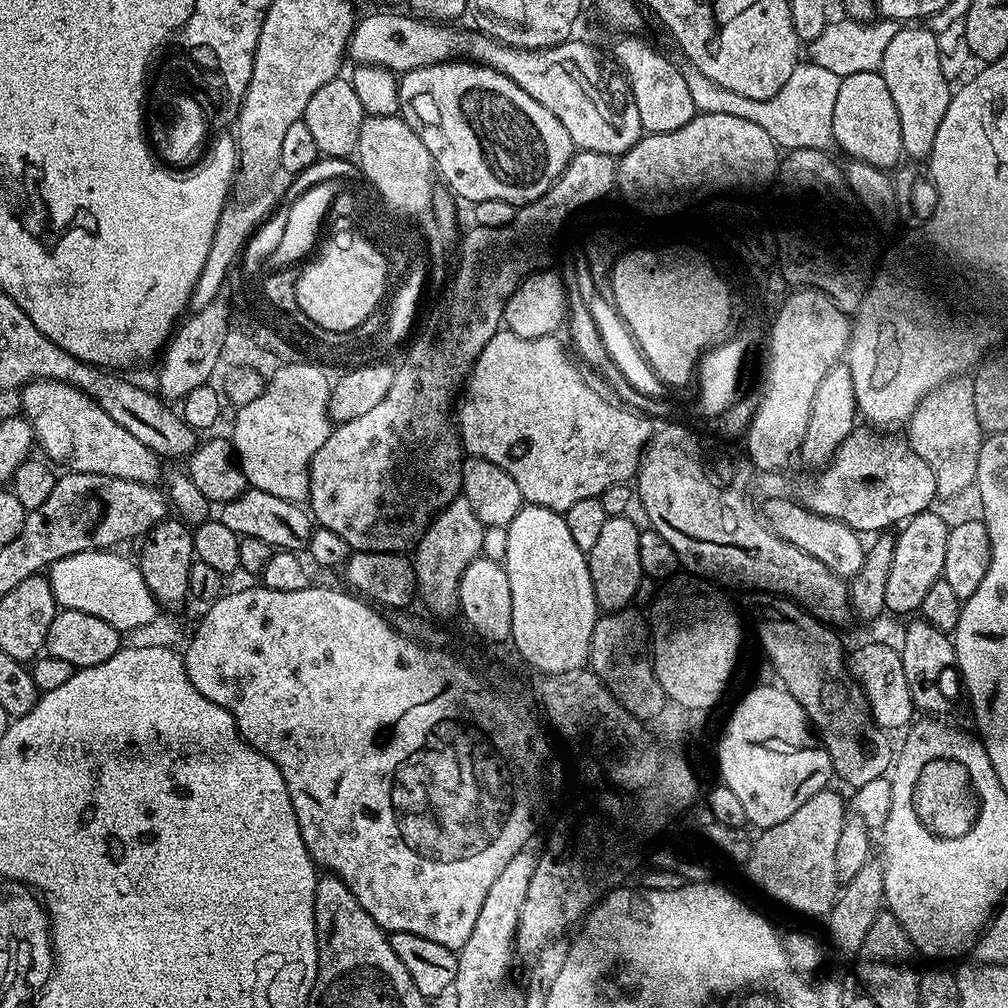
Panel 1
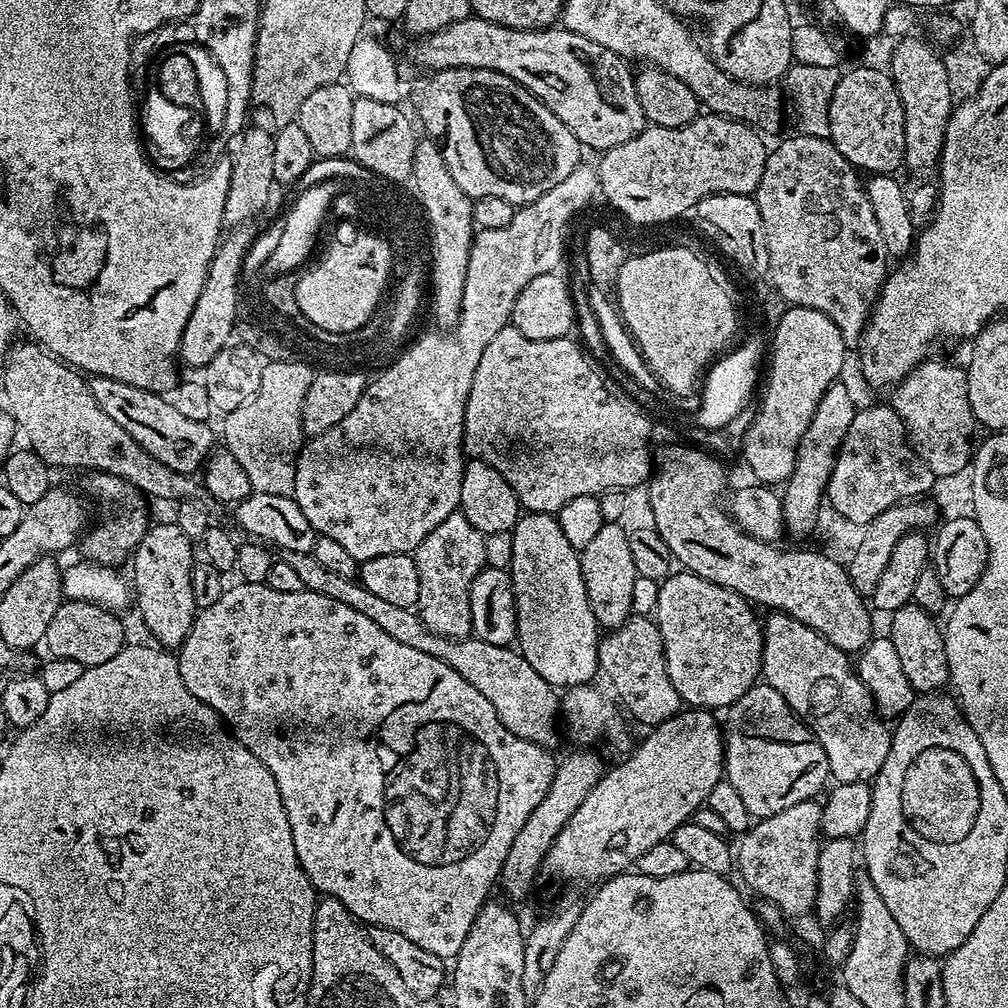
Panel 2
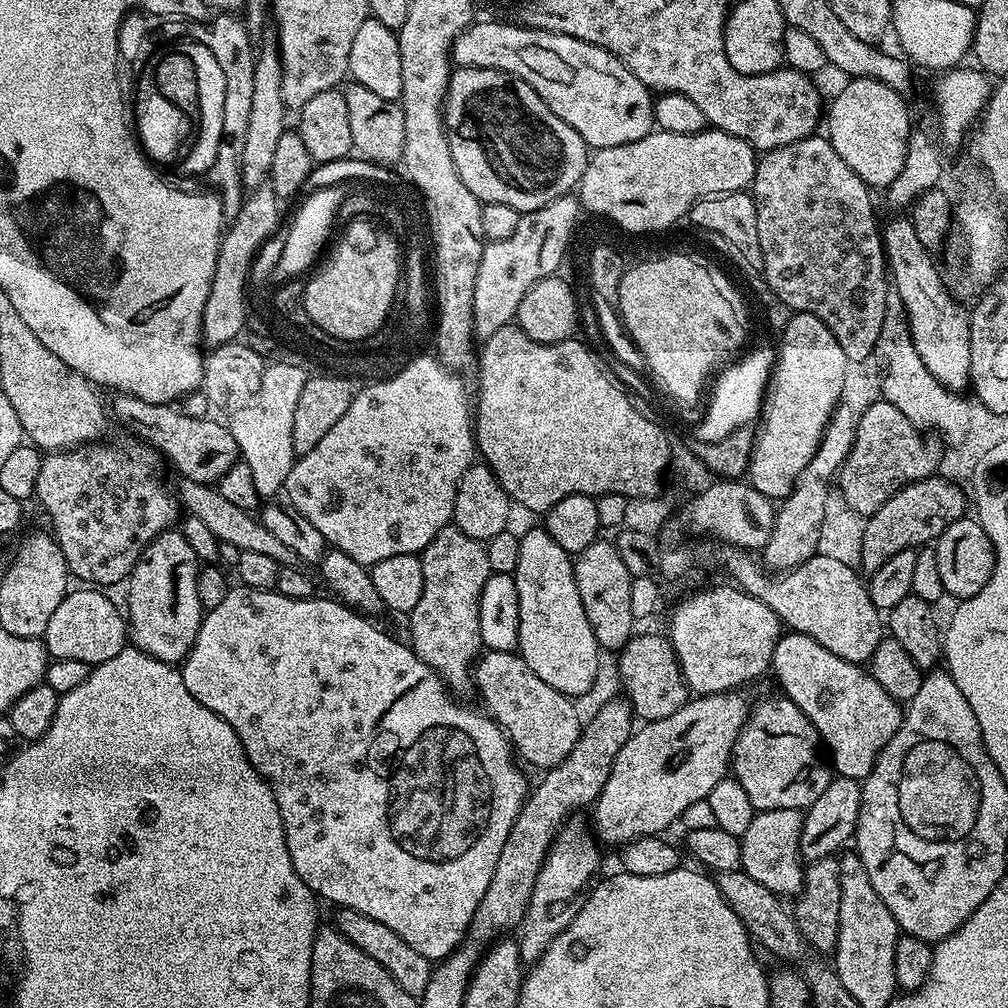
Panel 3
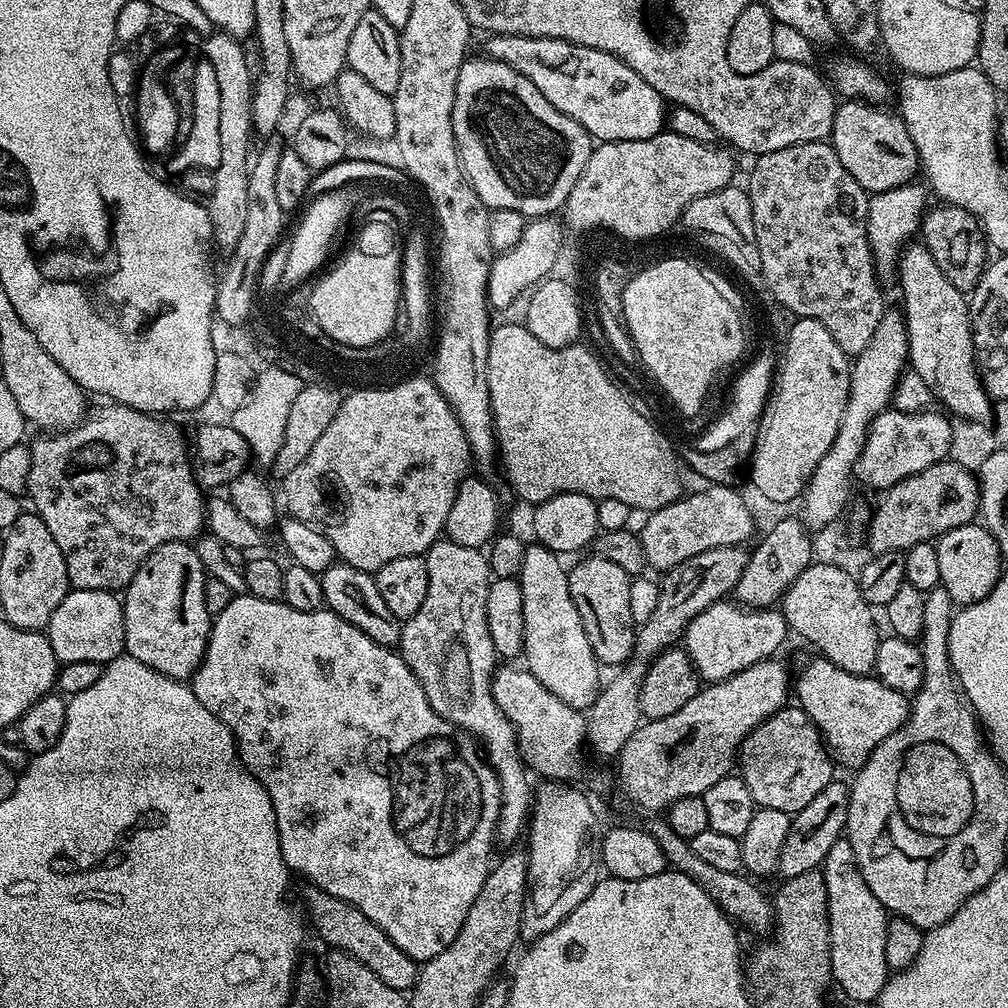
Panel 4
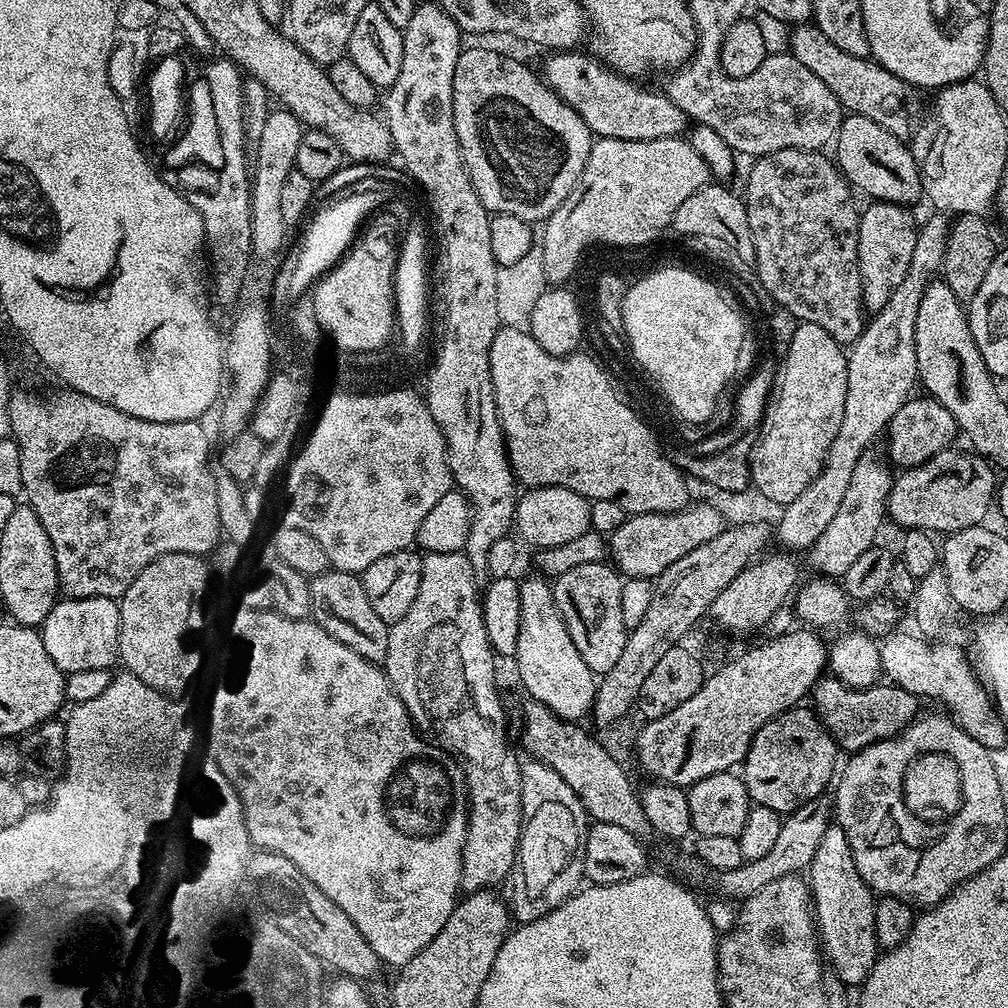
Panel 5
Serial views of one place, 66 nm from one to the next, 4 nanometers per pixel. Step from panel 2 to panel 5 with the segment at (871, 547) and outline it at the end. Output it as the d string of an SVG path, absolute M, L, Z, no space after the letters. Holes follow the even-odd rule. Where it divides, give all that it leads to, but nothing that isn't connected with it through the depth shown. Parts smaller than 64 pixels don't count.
M953 446L947 448L945 452L939 452L934 454L934 458L930 458L925 464L919 464L913 468L905 468L893 479L892 490L890 492L890 498L888 499L888 516L896 524L901 524L901 529L907 530L909 528L921 528L923 532L931 532L933 534L939 534L939 532L944 532L943 534L951 534L957 532L958 530L966 530L967 528L974 528L985 523L984 520L988 516L988 511L993 511L994 508L994 495L998 490L998 479L996 480L996 475L998 475L997 469L993 467L989 461L985 460L983 456L977 454L975 451L967 450L968 452L959 452L959 447Z

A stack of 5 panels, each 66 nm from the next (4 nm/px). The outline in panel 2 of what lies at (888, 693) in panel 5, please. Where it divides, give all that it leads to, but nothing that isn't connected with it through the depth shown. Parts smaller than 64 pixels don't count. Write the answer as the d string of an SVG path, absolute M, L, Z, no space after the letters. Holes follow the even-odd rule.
M769 611L763 617L762 627L764 649L760 671L763 683L778 690L811 728L822 750L826 750L829 777L836 784L875 780L877 768L886 762L890 732L887 727L884 729L885 721L850 663L849 653L838 650L838 646L818 634L818 630L784 612Z

